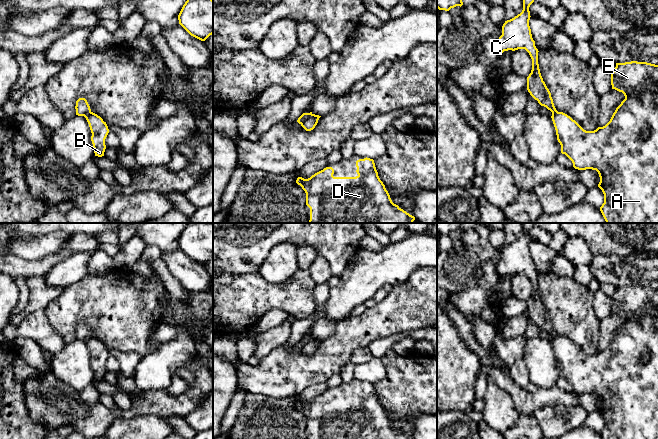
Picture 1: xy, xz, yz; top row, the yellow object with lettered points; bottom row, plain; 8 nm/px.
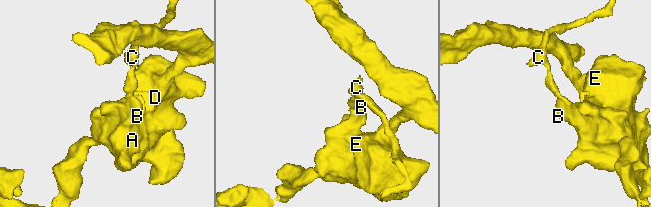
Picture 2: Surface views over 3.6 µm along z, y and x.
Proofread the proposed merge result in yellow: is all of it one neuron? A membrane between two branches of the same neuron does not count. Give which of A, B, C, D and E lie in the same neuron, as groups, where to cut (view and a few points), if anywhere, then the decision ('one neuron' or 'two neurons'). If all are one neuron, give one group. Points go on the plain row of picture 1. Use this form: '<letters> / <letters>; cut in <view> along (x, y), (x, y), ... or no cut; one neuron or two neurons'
A B D E / C; cut in xz along (313, 338), (301, 348); two neurons

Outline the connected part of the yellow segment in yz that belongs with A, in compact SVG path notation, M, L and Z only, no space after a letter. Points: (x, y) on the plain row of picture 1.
M637 285L616 287L611 309L612 313L622 316L625 323L603 351L586 355L567 338L558 335L552 338L561 377L572 385L575 393L598 396L598 411L604 418L602 439L658 439L658 289Z

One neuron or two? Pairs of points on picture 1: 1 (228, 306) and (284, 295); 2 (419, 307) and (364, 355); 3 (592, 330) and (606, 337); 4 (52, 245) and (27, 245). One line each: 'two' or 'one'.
1: one
2: two
3: two
4: one

